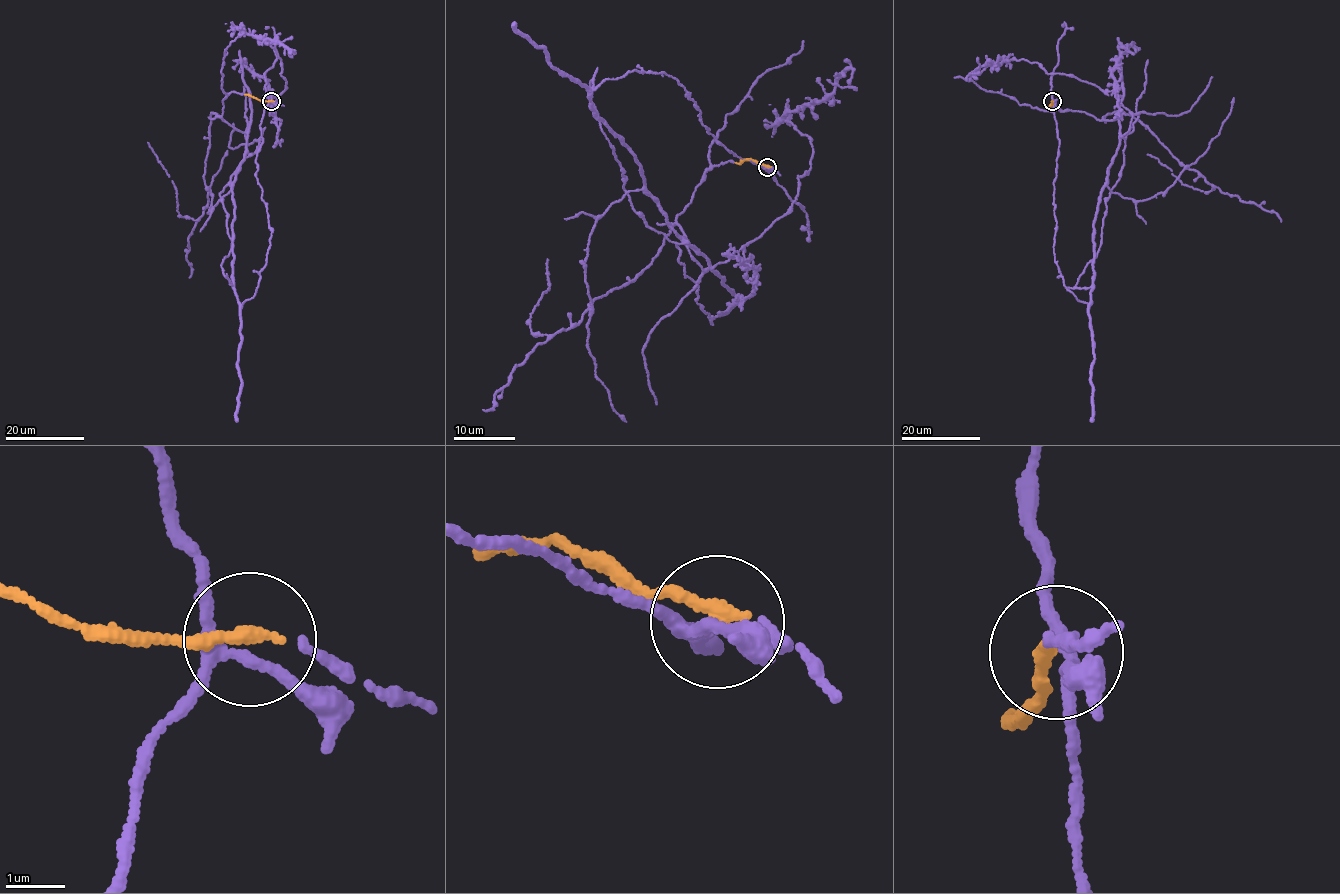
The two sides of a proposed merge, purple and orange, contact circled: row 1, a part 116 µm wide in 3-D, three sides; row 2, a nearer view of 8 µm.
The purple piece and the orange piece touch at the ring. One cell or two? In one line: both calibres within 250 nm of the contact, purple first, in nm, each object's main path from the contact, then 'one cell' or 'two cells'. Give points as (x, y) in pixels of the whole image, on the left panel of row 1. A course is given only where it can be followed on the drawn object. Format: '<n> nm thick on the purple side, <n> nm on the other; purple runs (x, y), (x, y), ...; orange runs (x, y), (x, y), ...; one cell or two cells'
180 nm thick on the purple side, 240 nm on the other; purple runs (272, 102), (270, 247), (241, 304), (242, 59), (272, 114), (286, 81), (242, 30), (294, 53); orange runs (272, 101), (260, 101), (244, 94); one cell

